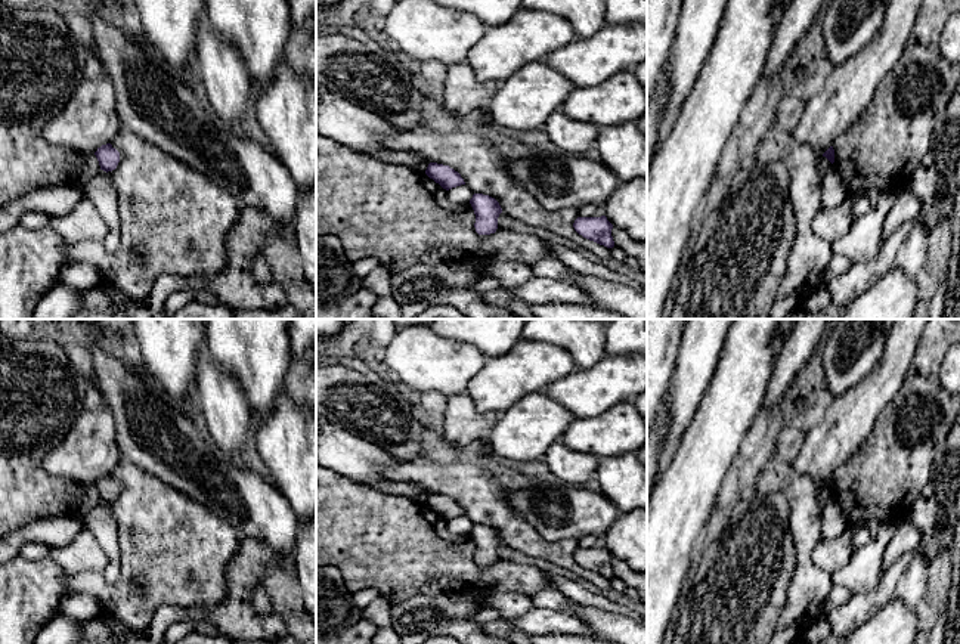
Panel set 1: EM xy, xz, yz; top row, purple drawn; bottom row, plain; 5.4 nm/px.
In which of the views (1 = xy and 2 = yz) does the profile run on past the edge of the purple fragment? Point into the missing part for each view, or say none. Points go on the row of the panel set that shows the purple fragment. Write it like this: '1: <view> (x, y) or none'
1: none
2: none

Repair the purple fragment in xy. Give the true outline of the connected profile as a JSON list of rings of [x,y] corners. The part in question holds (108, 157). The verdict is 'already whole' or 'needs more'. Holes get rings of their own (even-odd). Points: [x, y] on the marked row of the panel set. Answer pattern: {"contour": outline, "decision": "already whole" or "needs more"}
{"contour": [[[111,143],[97,148],[95,155],[99,161],[100,170],[106,173],[115,170],[120,162],[120,152]]], "decision": "already whole"}

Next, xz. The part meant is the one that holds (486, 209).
{"contour": [[[474,193],[470,204],[476,214],[476,232],[479,235],[490,235],[498,229],[498,217],[502,213],[499,202],[483,193]]], "decision": "already whole"}

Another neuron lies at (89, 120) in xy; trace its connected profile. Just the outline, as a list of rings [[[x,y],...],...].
[[[108,78],[83,80],[68,103],[46,124],[43,137],[81,155],[95,154],[123,130]]]

